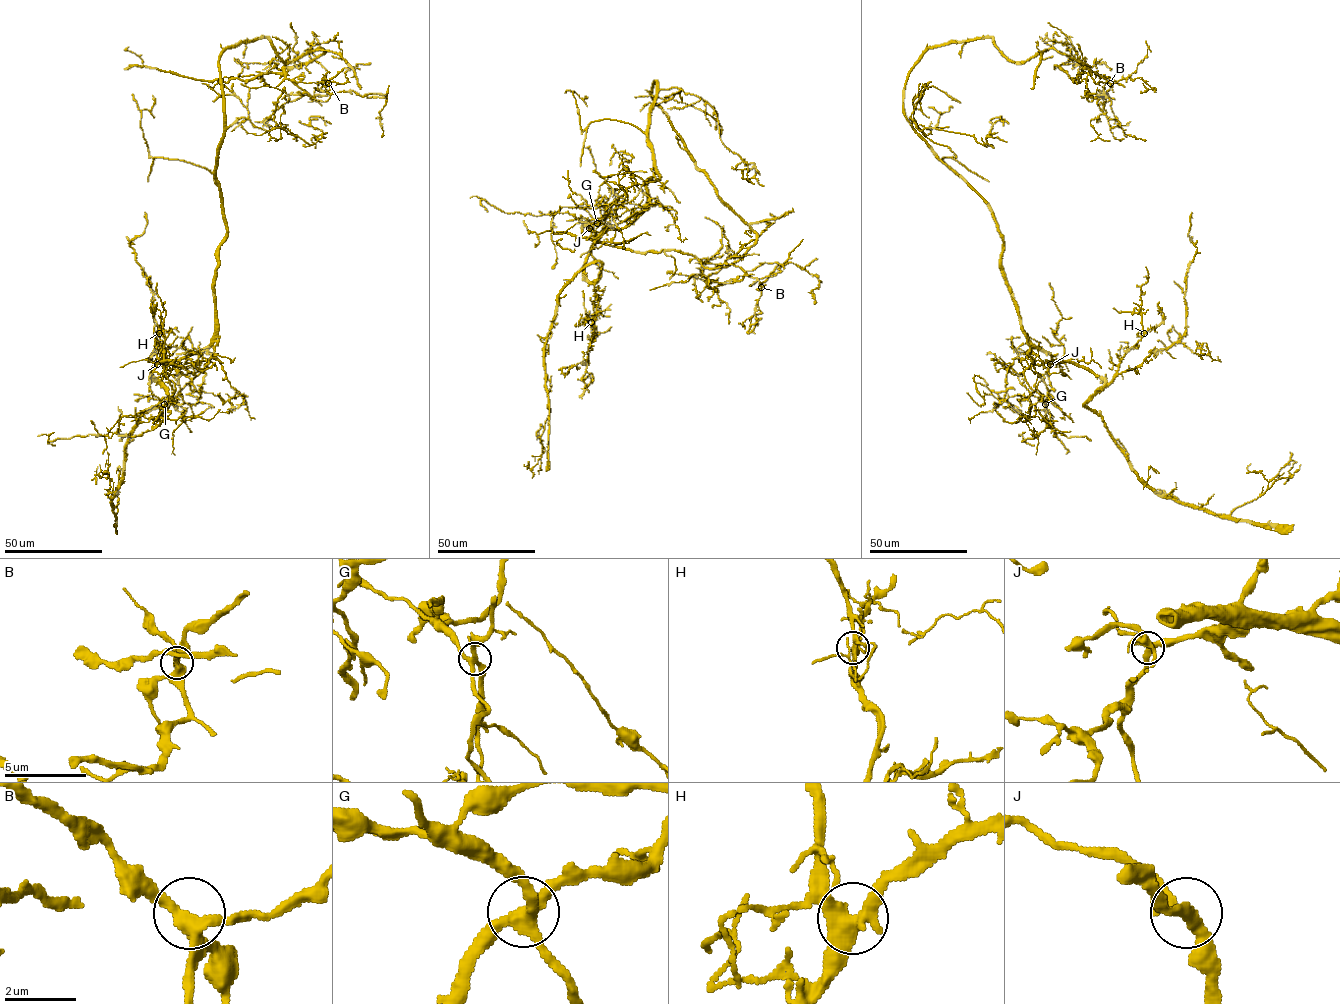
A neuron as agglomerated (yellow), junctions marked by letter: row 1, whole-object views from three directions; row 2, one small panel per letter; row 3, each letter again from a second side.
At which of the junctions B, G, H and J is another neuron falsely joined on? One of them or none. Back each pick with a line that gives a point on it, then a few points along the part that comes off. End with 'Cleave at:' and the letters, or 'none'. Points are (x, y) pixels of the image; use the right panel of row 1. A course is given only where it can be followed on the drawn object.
G: place (1045, 404); course (1046, 404), (1049, 390), (1035, 370), (1034, 361), (1027, 357), (1025, 380), (1042, 400), (1025, 413)
Cleave at: G

